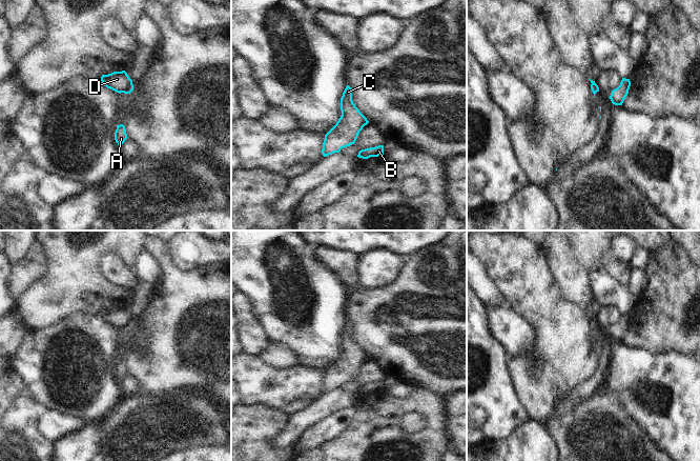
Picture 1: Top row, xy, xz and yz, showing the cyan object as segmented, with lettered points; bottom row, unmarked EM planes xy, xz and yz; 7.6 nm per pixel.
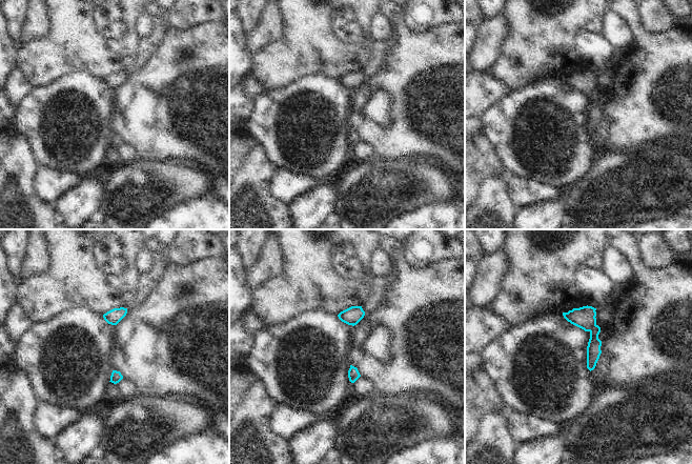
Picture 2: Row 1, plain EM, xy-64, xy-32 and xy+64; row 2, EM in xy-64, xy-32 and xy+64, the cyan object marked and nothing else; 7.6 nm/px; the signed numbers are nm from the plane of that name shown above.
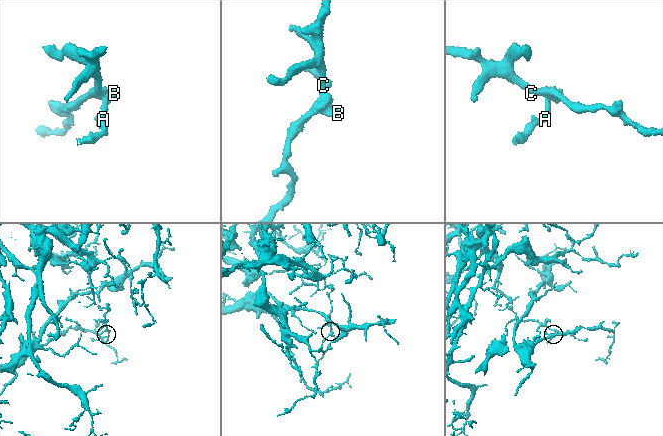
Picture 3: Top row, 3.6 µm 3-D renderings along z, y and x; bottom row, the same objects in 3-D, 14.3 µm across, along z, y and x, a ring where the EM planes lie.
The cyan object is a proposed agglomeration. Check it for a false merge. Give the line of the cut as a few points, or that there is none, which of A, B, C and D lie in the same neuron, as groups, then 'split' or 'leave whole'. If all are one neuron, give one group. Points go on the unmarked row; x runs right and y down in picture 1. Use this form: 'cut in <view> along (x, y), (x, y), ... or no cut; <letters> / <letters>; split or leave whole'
cut in xy along (131, 317), (122, 327); A / B C D; split

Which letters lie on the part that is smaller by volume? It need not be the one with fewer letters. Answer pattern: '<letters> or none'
A

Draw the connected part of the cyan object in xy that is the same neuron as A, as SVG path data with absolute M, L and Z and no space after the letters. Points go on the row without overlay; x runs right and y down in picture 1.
M123 360L117 361L117 365L115 367L115 376L119 382L121 382L125 376L127 375L127 369L125 362Z

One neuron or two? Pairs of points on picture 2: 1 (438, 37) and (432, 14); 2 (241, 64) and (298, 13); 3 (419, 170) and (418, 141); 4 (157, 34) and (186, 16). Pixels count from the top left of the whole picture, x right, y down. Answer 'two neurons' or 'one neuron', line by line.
1: two neurons
2: two neurons
3: two neurons
4: two neurons

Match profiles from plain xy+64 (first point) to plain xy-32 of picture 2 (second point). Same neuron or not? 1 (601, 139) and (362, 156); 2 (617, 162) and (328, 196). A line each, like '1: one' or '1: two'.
1: one
2: two

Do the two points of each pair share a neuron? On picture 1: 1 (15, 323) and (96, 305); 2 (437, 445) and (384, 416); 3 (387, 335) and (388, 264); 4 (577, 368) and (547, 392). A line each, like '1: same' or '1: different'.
1: different
2: same
3: different
4: same

